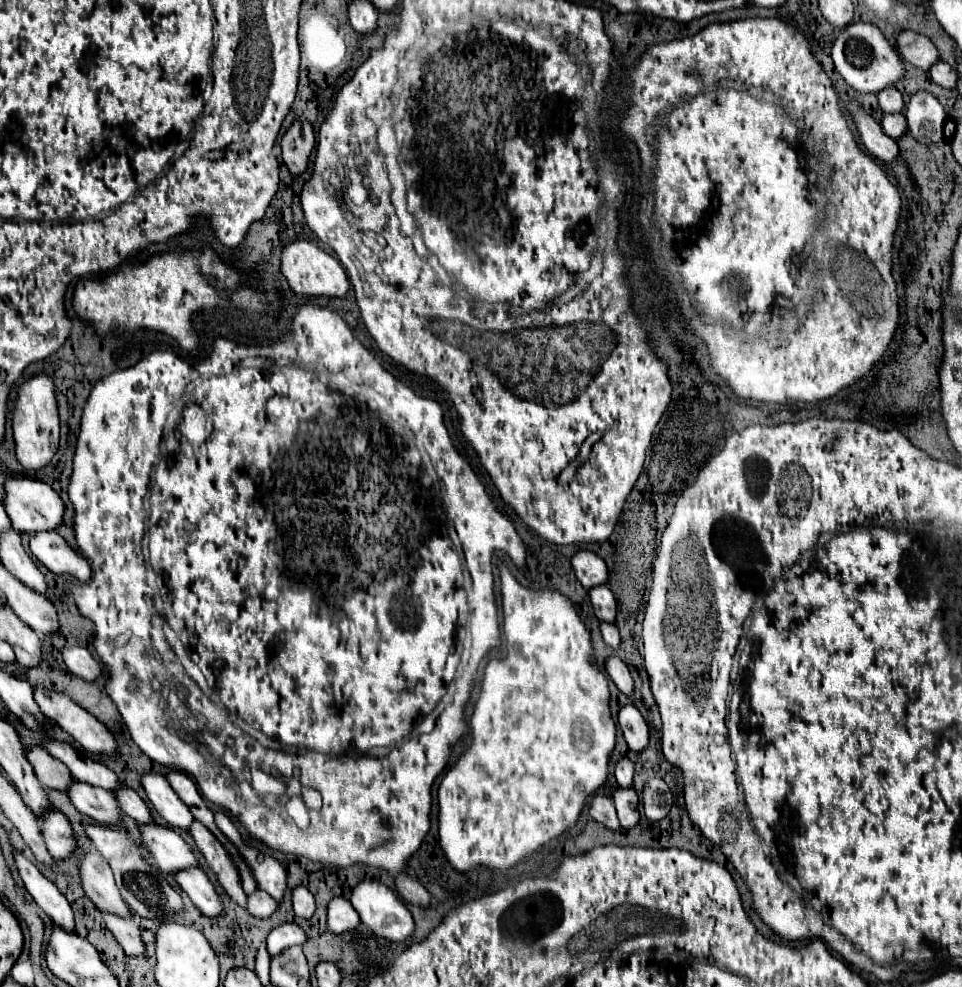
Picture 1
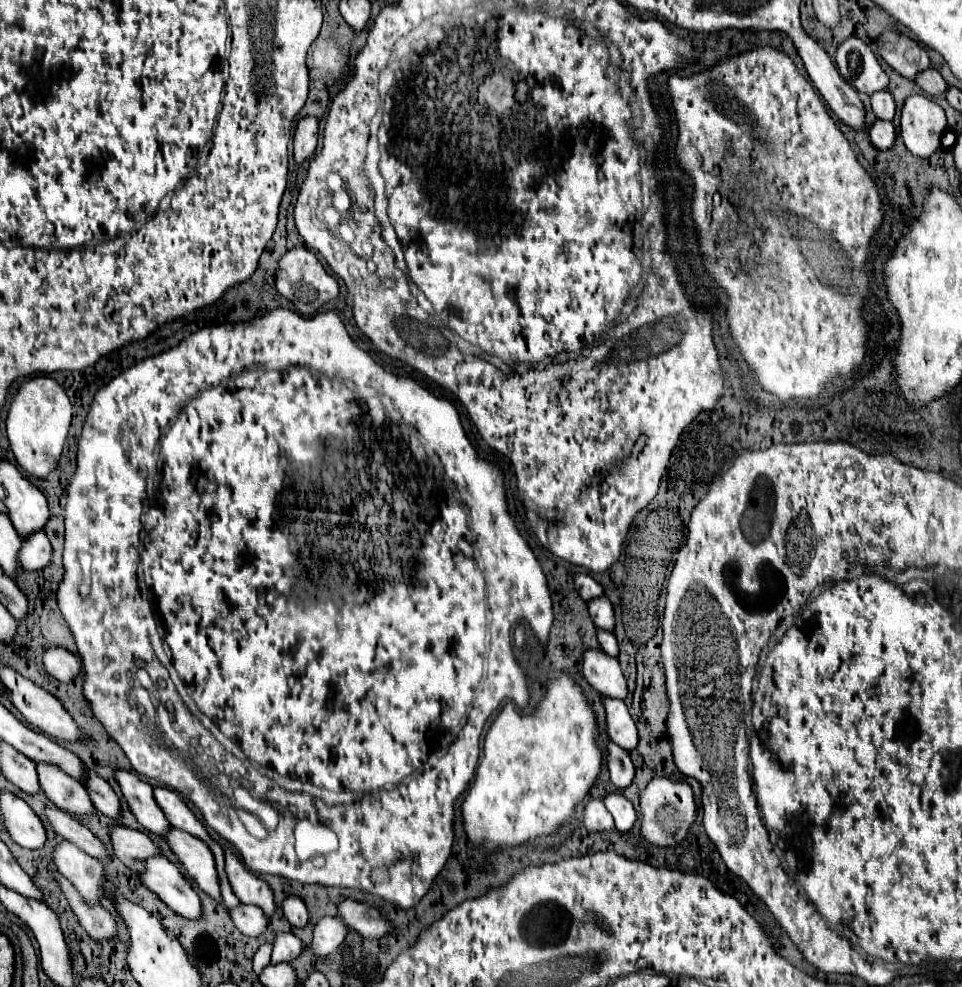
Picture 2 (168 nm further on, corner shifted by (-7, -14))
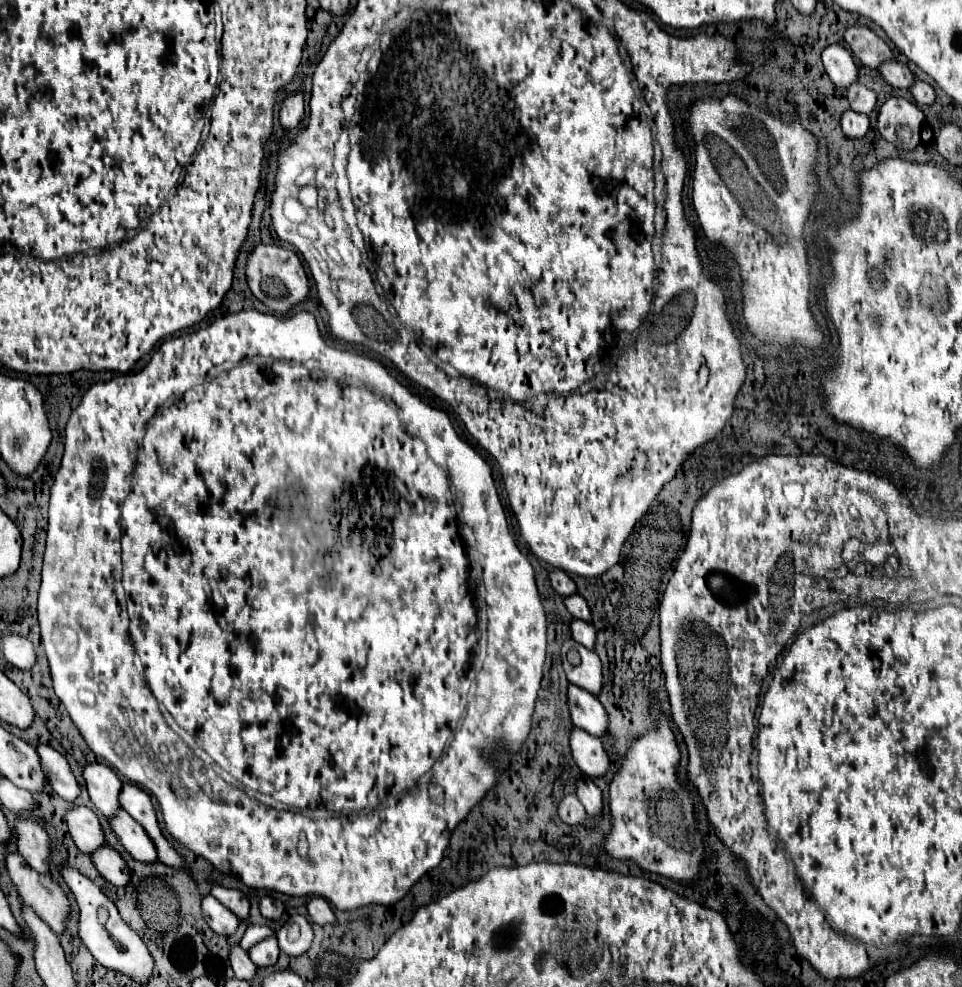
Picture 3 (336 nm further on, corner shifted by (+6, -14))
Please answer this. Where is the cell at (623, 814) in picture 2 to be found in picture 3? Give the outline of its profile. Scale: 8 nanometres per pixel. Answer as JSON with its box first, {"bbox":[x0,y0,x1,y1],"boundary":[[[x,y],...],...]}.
{"bbox":[576,777,602,817],"boundary":[[[590,777],[576,781],[576,797],[580,799],[580,803],[584,805],[584,809],[586,809],[586,813],[588,813],[590,817],[602,813],[602,793],[600,793],[600,789],[592,783]]]}

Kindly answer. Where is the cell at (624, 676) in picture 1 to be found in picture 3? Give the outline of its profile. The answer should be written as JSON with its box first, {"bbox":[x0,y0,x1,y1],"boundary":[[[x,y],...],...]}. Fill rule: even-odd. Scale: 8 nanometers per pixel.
{"bbox":[560,639,602,695],"boundary":[[[568,639],[562,645],[560,651],[562,657],[562,665],[566,671],[566,677],[570,683],[590,691],[592,695],[598,695],[602,689],[602,663],[598,659],[598,655],[586,647],[580,647],[580,643]],[[572,653],[580,655],[580,663],[576,665],[576,661],[570,657]]]}

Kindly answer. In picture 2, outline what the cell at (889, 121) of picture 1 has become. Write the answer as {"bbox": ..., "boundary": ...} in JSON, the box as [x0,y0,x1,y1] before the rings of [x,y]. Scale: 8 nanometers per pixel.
{"bbox":[869,119,897,149],"boundary":[[[879,119],[879,121],[875,121],[875,125],[871,125],[869,137],[877,149],[889,149],[889,147],[893,147],[897,133],[895,133],[895,127],[891,121]]]}

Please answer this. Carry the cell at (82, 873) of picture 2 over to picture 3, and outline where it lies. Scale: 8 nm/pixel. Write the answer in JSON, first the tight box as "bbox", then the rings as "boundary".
{"bbox":[12,819,50,875],"boundary":[[[32,819],[16,821],[12,831],[14,831],[18,853],[24,857],[24,861],[32,869],[48,875],[48,853],[50,853],[48,847],[50,847],[50,839],[48,839],[46,831],[38,823],[34,823]]]}

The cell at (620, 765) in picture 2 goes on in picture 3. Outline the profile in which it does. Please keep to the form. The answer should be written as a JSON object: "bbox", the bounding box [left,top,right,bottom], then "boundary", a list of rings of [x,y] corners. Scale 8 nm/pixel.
{"bbox":[570,729,608,777],"boundary":[[[570,729],[570,749],[572,759],[580,771],[588,777],[602,777],[608,771],[608,755],[598,737],[588,735],[584,729]]]}

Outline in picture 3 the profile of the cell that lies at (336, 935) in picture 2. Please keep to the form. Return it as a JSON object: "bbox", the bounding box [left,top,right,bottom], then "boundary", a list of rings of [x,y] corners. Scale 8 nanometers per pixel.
{"bbox":[276,915,314,957],"boundary":[[[292,915],[282,925],[282,929],[276,933],[276,939],[278,939],[280,951],[284,951],[286,955],[292,955],[292,957],[298,957],[298,955],[306,953],[308,947],[312,945],[314,933],[312,933],[310,921],[306,917]]]}

